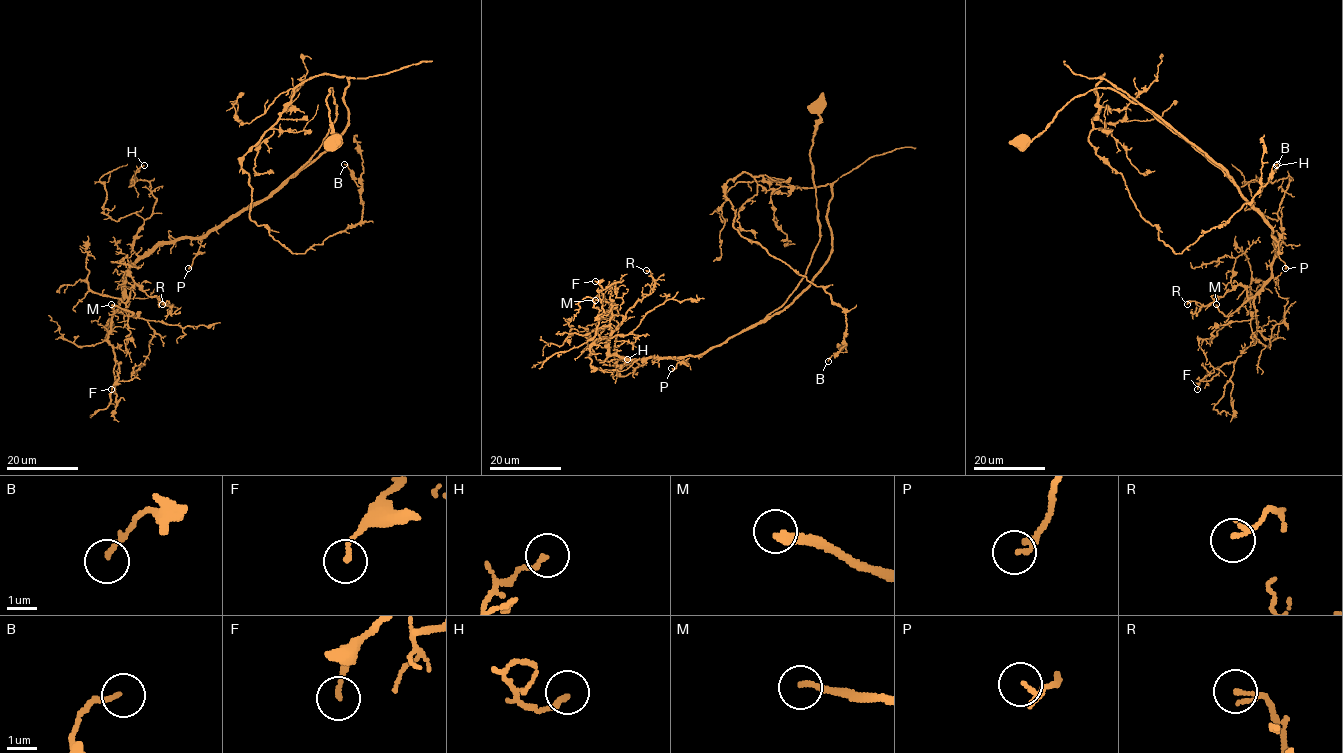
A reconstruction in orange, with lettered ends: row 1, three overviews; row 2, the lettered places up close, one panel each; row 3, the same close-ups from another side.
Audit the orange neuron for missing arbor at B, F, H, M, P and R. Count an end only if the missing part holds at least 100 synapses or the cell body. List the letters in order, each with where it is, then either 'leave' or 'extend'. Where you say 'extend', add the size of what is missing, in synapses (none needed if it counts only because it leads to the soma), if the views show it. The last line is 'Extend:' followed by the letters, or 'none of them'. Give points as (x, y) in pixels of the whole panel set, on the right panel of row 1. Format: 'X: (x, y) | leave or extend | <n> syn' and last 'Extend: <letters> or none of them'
B: (1277, 164) | leave
F: (1197, 389) | leave
H: (1276, 165) | leave
M: (1216, 304) | extend | 100 syn
P: (1285, 268) | leave
R: (1187, 304) | leave
Extend: M

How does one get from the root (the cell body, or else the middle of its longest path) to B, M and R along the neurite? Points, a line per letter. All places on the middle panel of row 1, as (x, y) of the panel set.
B: (817, 106), (820, 240), (780, 312), (829, 256), (831, 186), (741, 172), (725, 196), (843, 310), (828, 361)
M: (817, 106), (810, 159), (820, 240), (780, 306), (702, 354), (624, 359), (609, 352), (615, 306), (595, 300)
R: (817, 106), (820, 240), (780, 306), (702, 354), (624, 359), (609, 339), (650, 293), (646, 270)

